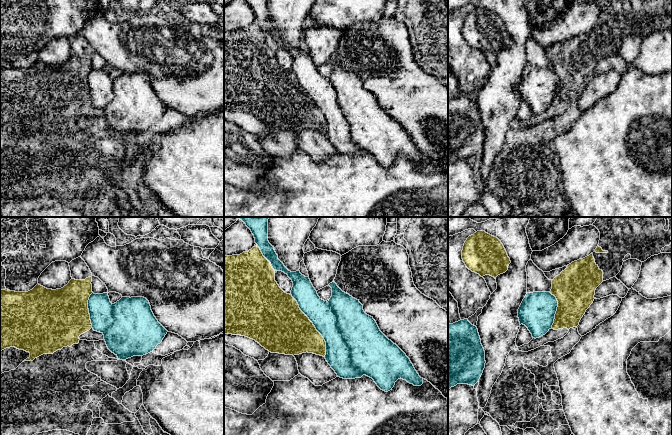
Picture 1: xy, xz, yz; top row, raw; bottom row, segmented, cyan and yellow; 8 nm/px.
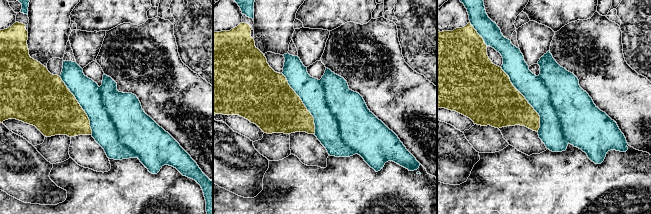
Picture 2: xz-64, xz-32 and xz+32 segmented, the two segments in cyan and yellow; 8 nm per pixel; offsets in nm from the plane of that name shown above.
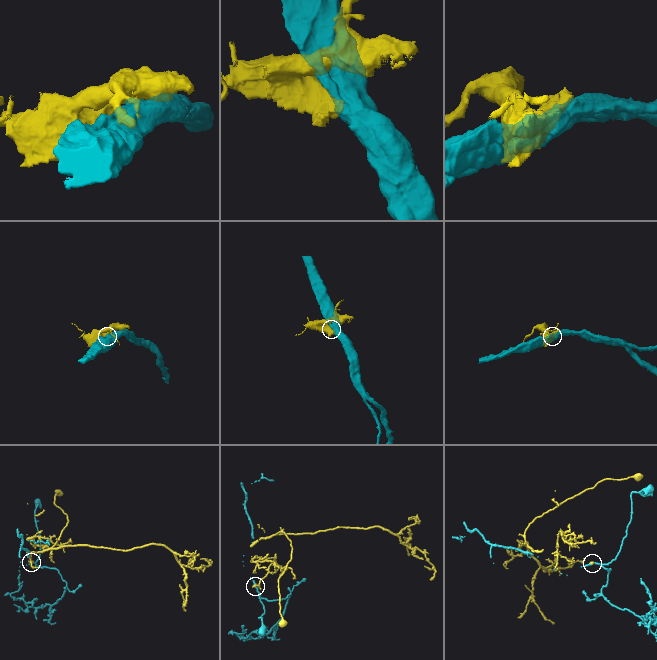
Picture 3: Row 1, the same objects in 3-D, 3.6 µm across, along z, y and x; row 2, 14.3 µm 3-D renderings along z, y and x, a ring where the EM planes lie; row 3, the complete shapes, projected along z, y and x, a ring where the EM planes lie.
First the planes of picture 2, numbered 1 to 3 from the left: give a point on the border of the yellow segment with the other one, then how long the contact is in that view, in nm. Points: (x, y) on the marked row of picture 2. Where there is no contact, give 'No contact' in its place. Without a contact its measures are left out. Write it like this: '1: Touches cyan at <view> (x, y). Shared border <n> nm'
1: Touches cyan at xz-64 (80, 105). Shared border 550 nm
2: Touches cyan at xz-32 (303, 103). Shared border 550 nm
3: Touches cyan at xz+32 (525, 98). Shared border 600 nm

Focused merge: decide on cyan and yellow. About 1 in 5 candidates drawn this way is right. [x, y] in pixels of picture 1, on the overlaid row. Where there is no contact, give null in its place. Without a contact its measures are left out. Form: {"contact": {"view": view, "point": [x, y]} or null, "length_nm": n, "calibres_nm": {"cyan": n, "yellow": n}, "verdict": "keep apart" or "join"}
{"contact": {"view": "xz", "point": [313, 324]}, "length_nm": 550, "calibres_nm": {"cyan": 400, "yellow": 400}, "verdict": "keep apart"}

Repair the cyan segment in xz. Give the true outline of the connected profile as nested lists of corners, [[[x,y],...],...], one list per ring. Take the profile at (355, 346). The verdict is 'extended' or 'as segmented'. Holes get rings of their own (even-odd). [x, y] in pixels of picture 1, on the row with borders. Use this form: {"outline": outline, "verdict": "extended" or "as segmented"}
{"outline": [[[240,217],[239,219],[251,230],[255,243],[273,269],[284,272],[292,280],[291,295],[297,301],[300,310],[324,338],[326,342],[325,359],[338,377],[355,379],[366,375],[385,392],[392,390],[395,382],[400,378],[414,386],[423,384],[423,378],[419,376],[410,359],[380,331],[373,317],[364,312],[359,300],[343,292],[333,281],[329,284],[332,288],[332,296],[328,302],[324,301],[318,296],[309,277],[305,277],[300,271],[291,272],[284,266],[278,259],[274,247],[268,241],[269,217]]], "verdict": "as segmented"}

